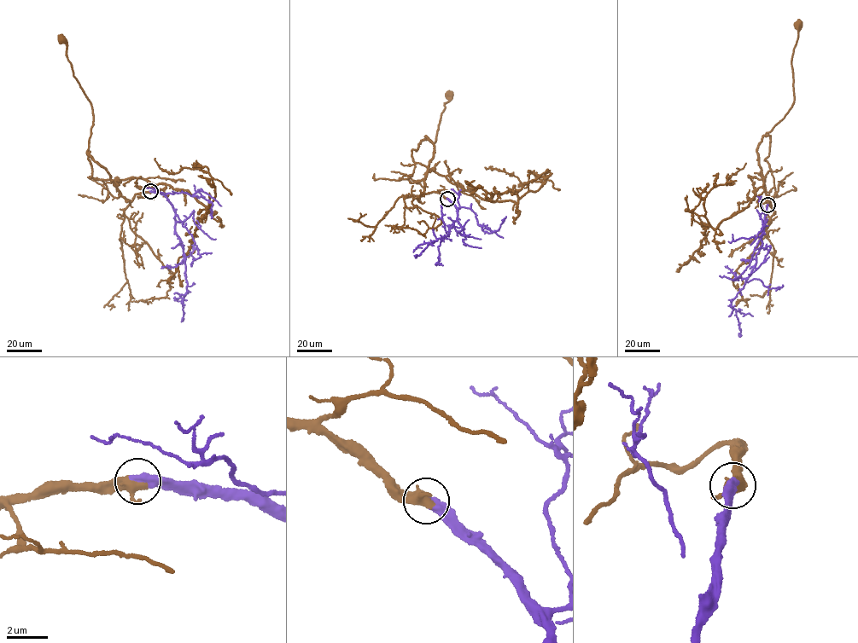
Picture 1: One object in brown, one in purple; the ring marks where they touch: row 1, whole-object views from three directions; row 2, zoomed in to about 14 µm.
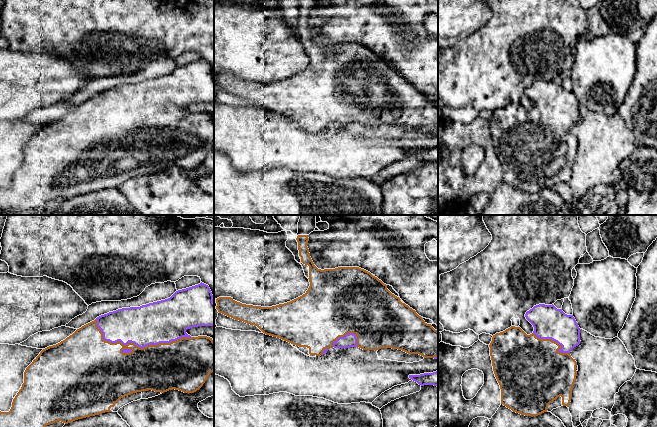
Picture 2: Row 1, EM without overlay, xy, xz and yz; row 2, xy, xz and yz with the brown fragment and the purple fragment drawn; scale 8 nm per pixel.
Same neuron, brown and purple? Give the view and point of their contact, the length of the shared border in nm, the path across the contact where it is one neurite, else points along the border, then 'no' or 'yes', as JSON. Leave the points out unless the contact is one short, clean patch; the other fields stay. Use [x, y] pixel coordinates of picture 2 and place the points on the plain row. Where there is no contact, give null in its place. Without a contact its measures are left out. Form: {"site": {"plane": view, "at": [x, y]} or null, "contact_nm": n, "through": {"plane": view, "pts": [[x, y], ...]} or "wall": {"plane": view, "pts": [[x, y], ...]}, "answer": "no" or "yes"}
{"site": {"plane": "xy", "at": [137, 122]}, "contact_nm": 800, "answer": "yes"}

